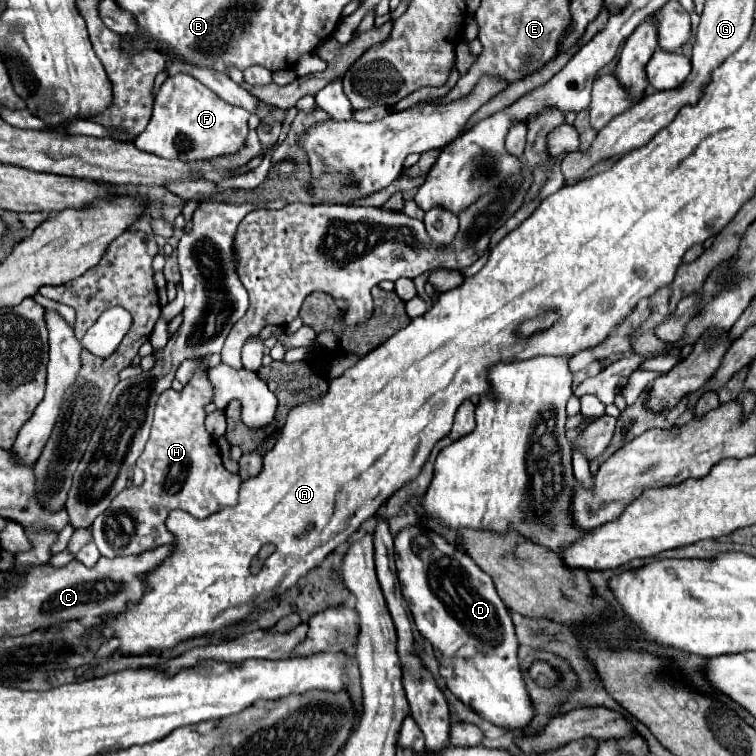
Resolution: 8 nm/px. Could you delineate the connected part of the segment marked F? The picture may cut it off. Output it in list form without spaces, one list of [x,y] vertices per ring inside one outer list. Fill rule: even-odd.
[[[187,74],[167,78],[157,92],[153,118],[145,132],[135,138],[139,150],[159,154],[159,158],[179,158],[183,162],[209,160],[237,152],[247,138],[247,110],[223,102],[215,92]]]

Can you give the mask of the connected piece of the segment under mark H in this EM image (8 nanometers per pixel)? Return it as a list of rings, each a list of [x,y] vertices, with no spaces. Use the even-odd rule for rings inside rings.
[[[197,358],[197,362],[201,364],[181,392],[169,388],[157,400],[151,436],[137,462],[145,472],[143,486],[125,488],[91,526],[93,540],[105,558],[131,556],[171,544],[175,536],[165,526],[171,510],[185,510],[195,518],[207,518],[237,502],[241,478],[223,468],[217,442],[205,430],[205,406],[213,402],[213,386],[205,358]]]

